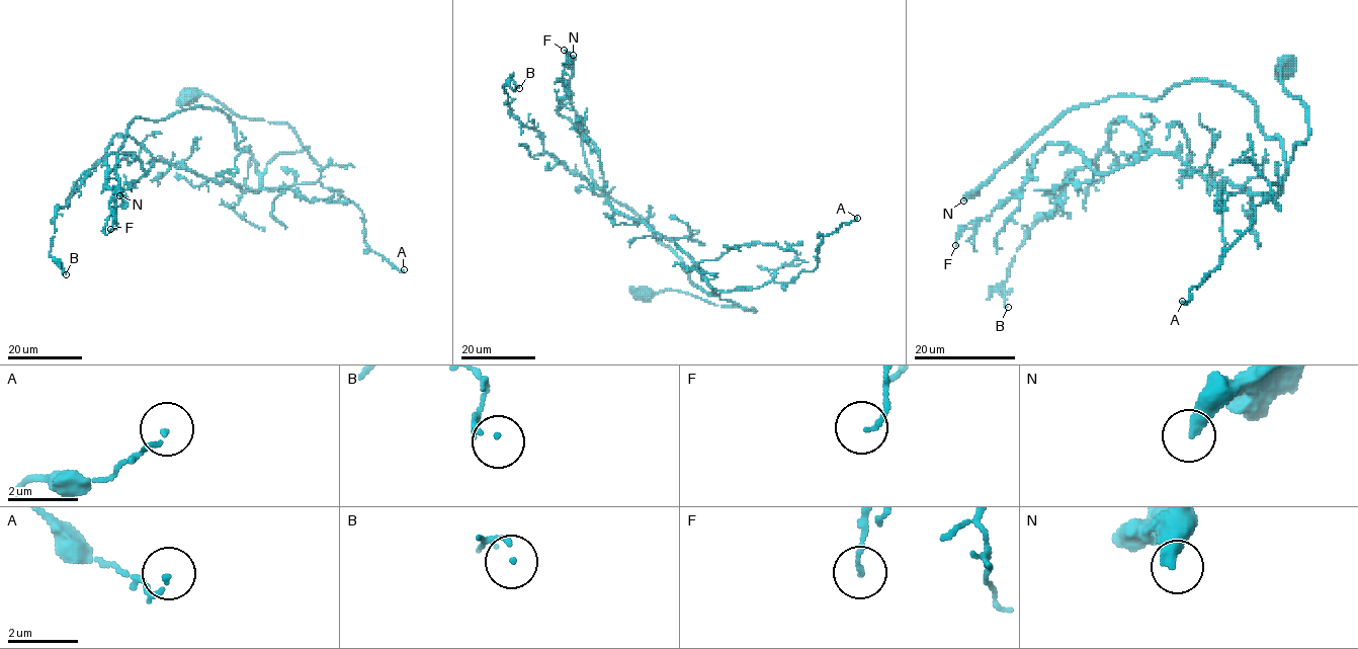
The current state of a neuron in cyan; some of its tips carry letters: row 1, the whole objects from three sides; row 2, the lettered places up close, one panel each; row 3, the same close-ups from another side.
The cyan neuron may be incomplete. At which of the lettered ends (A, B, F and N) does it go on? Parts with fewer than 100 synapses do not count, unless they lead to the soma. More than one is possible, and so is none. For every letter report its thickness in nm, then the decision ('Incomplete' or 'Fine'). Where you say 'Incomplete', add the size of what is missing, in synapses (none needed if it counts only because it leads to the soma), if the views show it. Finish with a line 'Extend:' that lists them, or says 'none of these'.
A: Thickness 120 nm. Fine
B: Thickness 90 nm. Fine
F: Thickness 90 nm. Fine
N: Thickness 400 nm. Incomplete. Roughly 250 synapses
Extend: N

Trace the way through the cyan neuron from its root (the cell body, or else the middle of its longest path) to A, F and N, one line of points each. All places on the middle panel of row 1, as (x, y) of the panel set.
A: (643, 296), (677, 290), (756, 311), (715, 291), (789, 282), (812, 271), (823, 237), (857, 218)
F: (643, 296), (677, 290), (756, 311), (722, 300), (672, 241), (612, 208), (599, 150), (559, 112), (564, 50)
N: (643, 296), (677, 290), (717, 306), (756, 311), (697, 288), (654, 230), (595, 182), (571, 104), (573, 55)

